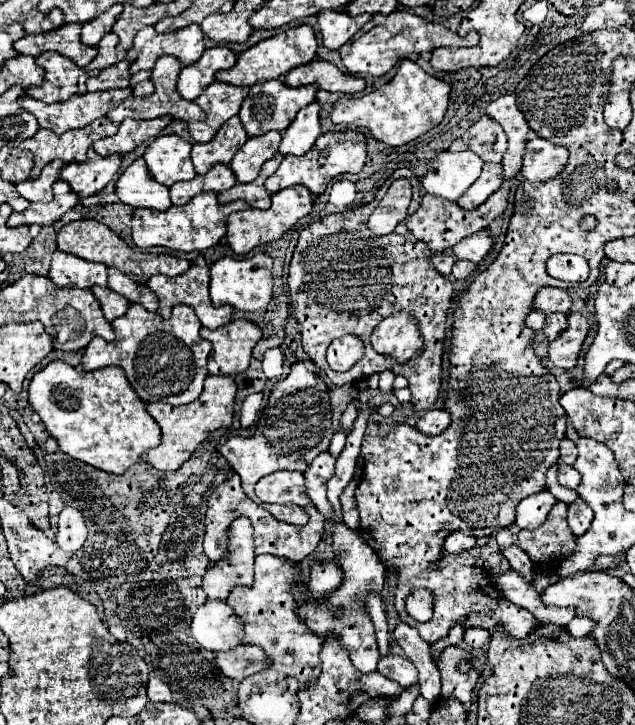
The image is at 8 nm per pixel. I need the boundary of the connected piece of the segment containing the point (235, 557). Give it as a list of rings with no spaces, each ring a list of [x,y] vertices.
[[[234,518],[228,528],[226,558],[208,566],[202,576],[202,590],[208,598],[226,600],[230,590],[238,584],[250,586],[254,582],[254,570],[250,566],[250,544],[254,544],[254,530],[248,518]]]

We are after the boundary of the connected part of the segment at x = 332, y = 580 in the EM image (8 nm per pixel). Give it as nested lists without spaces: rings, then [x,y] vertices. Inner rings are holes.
[[[320,560],[312,564],[310,582],[308,582],[308,592],[312,594],[312,598],[332,594],[340,584],[342,584],[342,572],[334,562],[326,564],[324,568],[320,568]]]

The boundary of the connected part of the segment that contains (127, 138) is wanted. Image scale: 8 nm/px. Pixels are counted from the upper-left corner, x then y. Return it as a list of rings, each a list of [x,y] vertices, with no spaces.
[[[158,116],[152,120],[124,120],[116,132],[116,136],[96,140],[92,148],[100,156],[112,156],[112,154],[128,154],[134,148],[138,148],[142,142],[156,138],[168,124],[170,116]]]

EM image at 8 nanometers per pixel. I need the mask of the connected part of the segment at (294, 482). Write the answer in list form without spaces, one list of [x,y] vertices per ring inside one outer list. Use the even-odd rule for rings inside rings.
[[[274,472],[258,480],[256,496],[262,502],[274,504],[298,504],[302,508],[312,506],[312,500],[304,488],[302,472]]]

